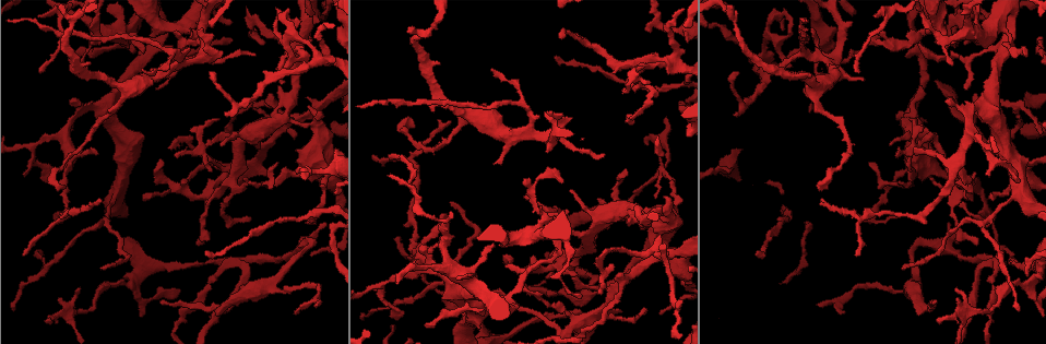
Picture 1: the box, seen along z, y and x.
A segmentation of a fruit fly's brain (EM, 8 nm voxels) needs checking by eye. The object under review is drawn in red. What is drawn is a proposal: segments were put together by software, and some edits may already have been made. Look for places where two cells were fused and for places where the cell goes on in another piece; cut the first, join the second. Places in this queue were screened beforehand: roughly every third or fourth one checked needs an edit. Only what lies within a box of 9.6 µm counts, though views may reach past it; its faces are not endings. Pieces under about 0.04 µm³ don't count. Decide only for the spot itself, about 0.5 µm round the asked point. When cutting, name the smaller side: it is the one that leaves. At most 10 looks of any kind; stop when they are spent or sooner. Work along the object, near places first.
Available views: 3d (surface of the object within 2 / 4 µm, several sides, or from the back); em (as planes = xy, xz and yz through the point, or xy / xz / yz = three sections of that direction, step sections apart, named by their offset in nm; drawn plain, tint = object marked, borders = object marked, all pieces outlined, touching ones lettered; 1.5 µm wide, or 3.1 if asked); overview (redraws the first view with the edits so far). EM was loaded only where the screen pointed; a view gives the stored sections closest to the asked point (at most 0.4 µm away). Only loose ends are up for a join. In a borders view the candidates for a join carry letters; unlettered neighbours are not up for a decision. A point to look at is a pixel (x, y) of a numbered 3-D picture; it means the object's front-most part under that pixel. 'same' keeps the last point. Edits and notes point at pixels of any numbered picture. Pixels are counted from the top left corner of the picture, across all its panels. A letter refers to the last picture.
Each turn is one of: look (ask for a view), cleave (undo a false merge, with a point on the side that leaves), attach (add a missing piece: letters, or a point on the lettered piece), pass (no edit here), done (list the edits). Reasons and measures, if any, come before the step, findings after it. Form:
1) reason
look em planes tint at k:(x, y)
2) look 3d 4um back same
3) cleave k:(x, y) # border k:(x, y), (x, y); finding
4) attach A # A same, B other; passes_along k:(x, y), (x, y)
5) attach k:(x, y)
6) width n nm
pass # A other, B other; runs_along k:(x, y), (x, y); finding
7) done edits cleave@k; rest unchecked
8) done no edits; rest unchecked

thin end
look em planes borders at 1:(597, 293)

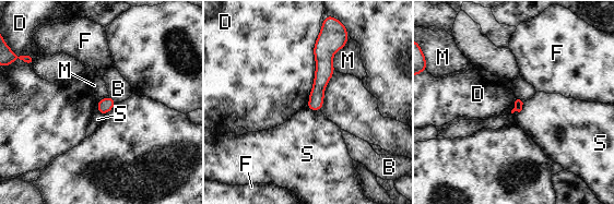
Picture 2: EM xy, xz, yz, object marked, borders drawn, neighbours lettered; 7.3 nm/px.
pass # B other, D other, F other, M other, S other; border 2:(315, 78), (308, 95); no lettered piece goes on from it

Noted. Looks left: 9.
thin end
look 3d 4um at 1:(655, 197)

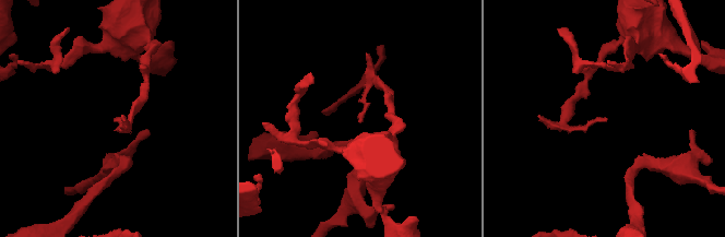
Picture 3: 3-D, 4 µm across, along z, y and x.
look em xy step 4 tint at 3:(605, 118)

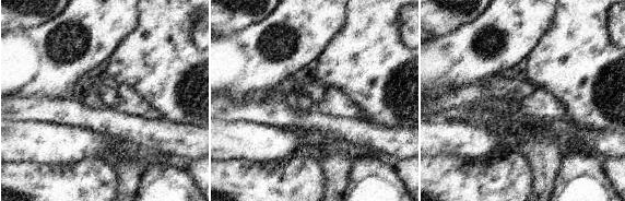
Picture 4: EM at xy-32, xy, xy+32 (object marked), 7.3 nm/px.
look em planes borders same

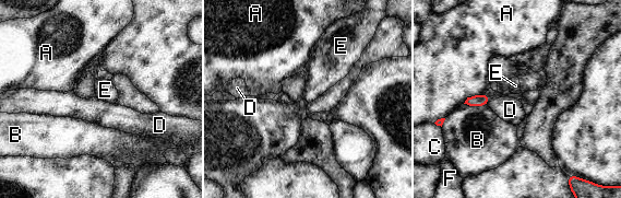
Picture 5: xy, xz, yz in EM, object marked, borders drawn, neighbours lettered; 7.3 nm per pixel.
width 90 nm
pass # A other, B other, C other, D other, E other, F other; border 5:(485, 93), (470, 95), (463, 103); none of them fits

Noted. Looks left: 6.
thin neck
look em xy step 8 tint at 1:(319, 181)

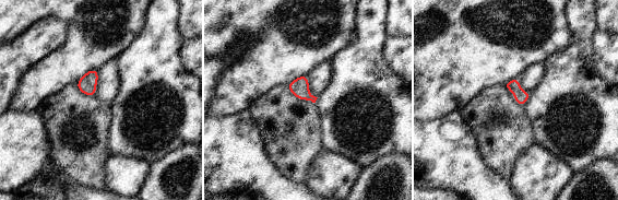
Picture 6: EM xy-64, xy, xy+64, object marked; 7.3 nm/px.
look em planes borders same

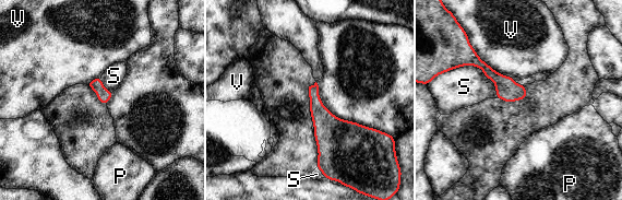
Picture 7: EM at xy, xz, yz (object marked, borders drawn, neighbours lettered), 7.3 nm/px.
width 100 nm; longest_contact S 400 nm
pass # P other, S other, V other; all the same cell

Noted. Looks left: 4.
thin neck
look em yz step 4 tint at 1:(65, 207)

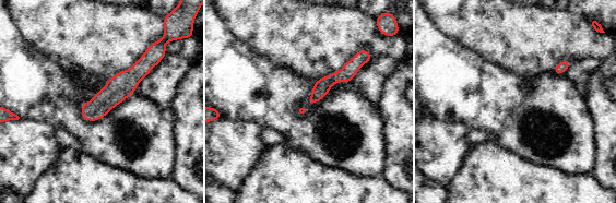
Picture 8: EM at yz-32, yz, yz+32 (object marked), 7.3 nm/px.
look em planes tint same

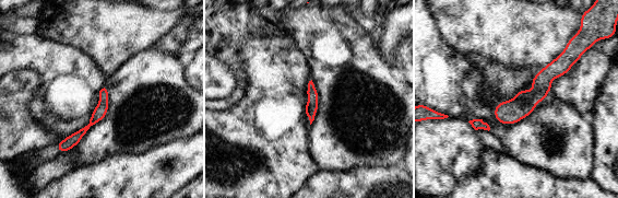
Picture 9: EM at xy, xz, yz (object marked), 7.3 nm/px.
see the neighbours
look em planes borders same

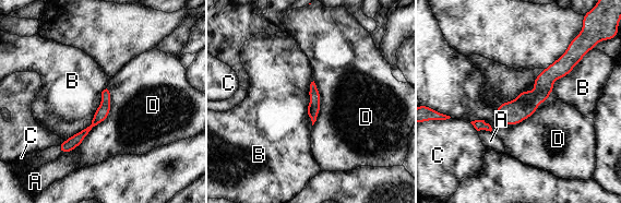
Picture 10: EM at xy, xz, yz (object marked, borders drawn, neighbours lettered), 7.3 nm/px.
width 100 nm
pass # A other, B other, C other, D other; continuous, no second cell

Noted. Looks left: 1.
done no edits; rest unchecked

